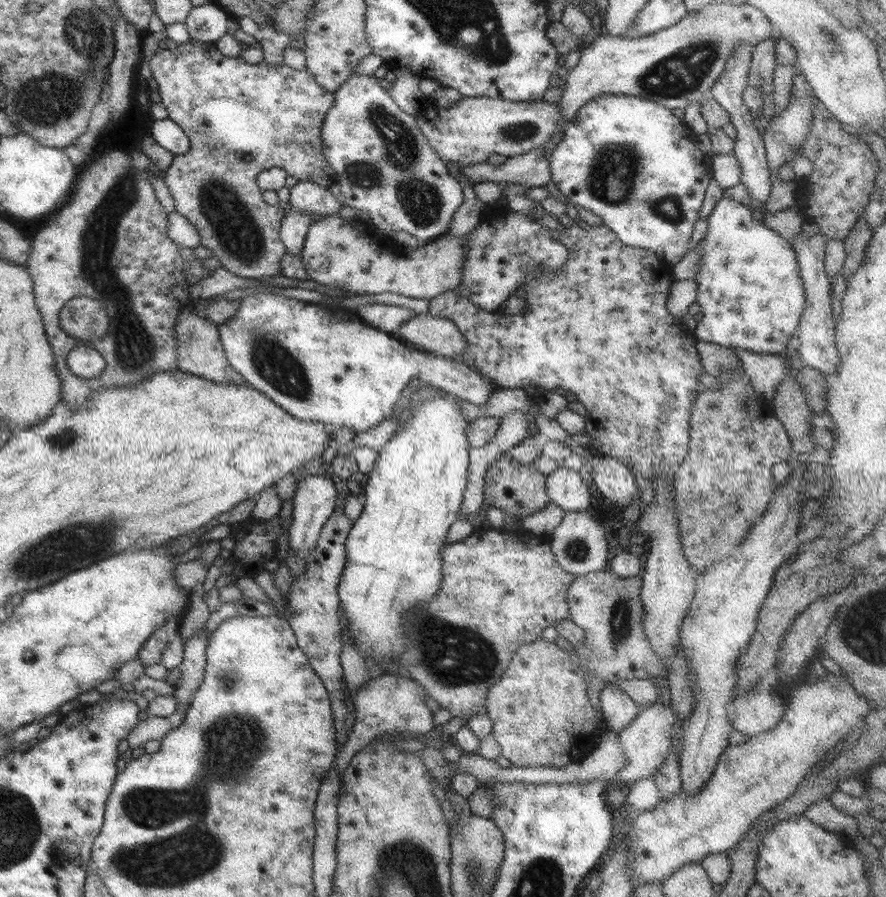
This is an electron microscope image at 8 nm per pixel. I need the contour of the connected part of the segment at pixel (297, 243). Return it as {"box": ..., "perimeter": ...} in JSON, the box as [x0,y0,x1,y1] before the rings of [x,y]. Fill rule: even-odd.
{"box":[279,209,311,256],"perimeter":[[[291,209],[288,214],[286,213],[279,235],[288,253],[301,256],[311,224],[310,214]]]}

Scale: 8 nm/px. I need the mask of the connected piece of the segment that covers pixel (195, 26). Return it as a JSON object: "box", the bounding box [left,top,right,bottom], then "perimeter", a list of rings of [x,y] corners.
{"box":[185,1,233,43],"perimeter":[[[212,1],[206,5],[192,7],[185,21],[192,39],[214,43],[233,28],[233,18]]]}

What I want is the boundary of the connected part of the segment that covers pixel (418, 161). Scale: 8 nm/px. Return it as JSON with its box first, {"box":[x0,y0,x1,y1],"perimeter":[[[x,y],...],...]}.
{"box":[321,74,463,245],"perimeter":[[[364,74],[353,75],[348,78],[338,90],[334,93],[334,104],[327,110],[324,122],[321,126],[321,139],[322,139],[322,155],[324,155],[324,161],[330,166],[332,170],[335,170],[337,174],[338,184],[341,188],[341,194],[344,196],[344,203],[348,204],[355,210],[363,210],[370,216],[368,224],[376,229],[381,235],[391,235],[396,230],[403,230],[412,234],[420,245],[430,243],[435,239],[438,239],[441,235],[449,232],[446,224],[452,221],[454,212],[462,206],[463,194],[462,186],[456,181],[446,169],[446,164],[438,158],[438,154],[434,154],[434,150],[430,148],[427,138],[422,134],[422,131],[418,128],[418,123],[413,116],[410,116],[407,112],[404,112],[394,99],[388,96],[388,92],[380,84],[375,76],[364,76]]]}

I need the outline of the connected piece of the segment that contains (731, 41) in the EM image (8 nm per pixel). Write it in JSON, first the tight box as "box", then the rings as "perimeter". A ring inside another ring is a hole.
{"box":[551,2,776,139],"perimeter":[[[711,2],[706,9],[702,9],[696,13],[688,13],[685,18],[682,18],[682,21],[666,28],[664,30],[658,30],[656,34],[648,34],[648,36],[642,36],[642,38],[630,38],[630,37],[614,37],[614,36],[600,36],[587,43],[587,46],[581,51],[581,58],[577,66],[569,72],[567,76],[567,82],[564,84],[564,90],[562,94],[562,99],[558,103],[561,106],[561,132],[557,132],[555,136],[551,139],[559,139],[562,134],[563,126],[566,122],[569,122],[571,118],[574,118],[574,115],[578,112],[578,109],[582,108],[585,104],[592,102],[595,98],[604,97],[606,95],[627,95],[630,97],[643,98],[644,100],[650,100],[656,102],[664,108],[670,110],[682,108],[685,109],[691,104],[696,104],[710,97],[710,90],[712,86],[720,79],[722,71],[725,67],[725,62],[732,56],[732,52],[738,48],[738,46],[744,46],[744,44],[750,44],[750,46],[755,47],[760,42],[769,40],[776,33],[771,21],[755,6],[750,6],[747,2],[742,4],[730,4],[729,2]]]}

